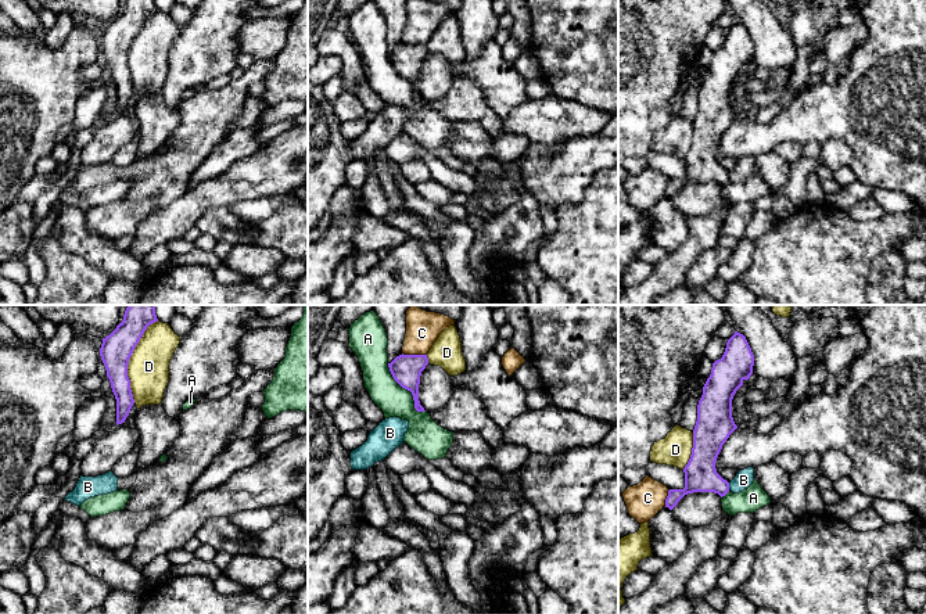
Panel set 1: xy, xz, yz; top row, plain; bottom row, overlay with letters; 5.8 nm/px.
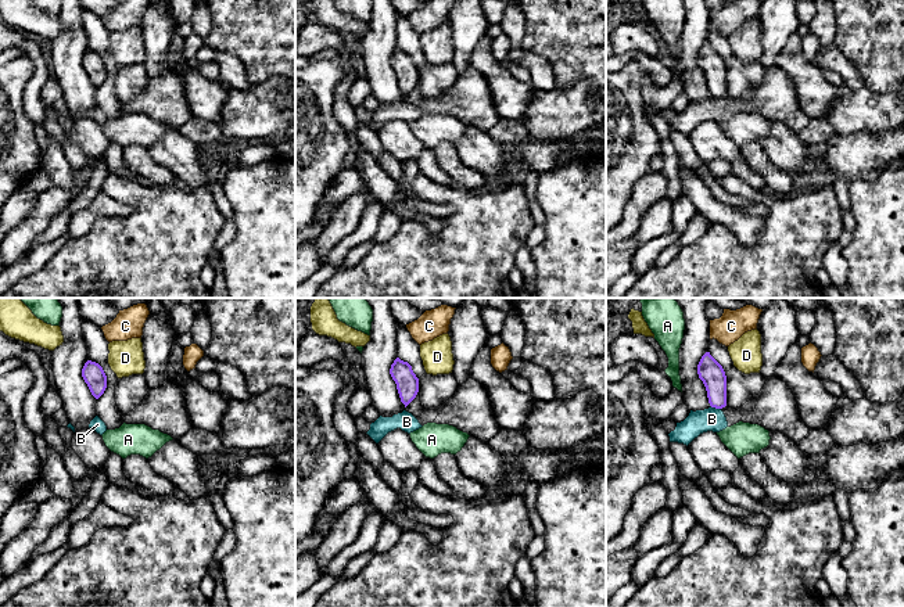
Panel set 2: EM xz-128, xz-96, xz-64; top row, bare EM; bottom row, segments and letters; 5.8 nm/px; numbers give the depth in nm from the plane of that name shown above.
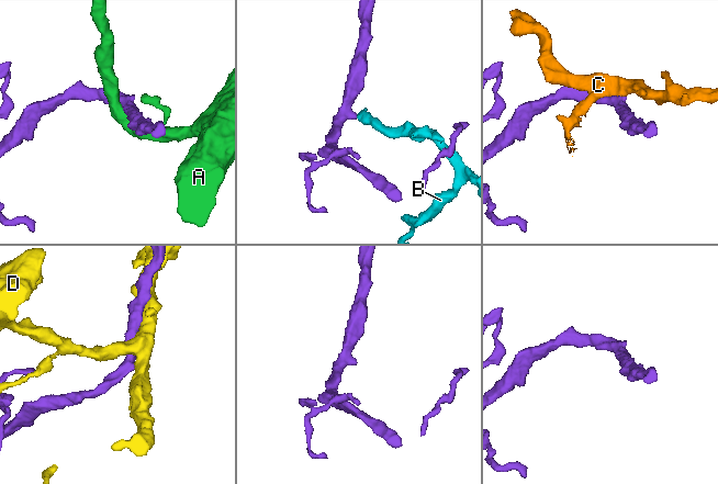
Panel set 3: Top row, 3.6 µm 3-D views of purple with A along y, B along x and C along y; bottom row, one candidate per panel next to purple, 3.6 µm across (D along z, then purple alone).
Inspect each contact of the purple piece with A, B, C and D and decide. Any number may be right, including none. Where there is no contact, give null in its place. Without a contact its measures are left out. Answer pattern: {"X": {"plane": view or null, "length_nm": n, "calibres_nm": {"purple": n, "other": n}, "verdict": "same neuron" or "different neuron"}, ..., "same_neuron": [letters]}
{"A": {"plane": "xz", "length_nm": 360, "calibres_nm": {"purple": 180, "other": 180}, "verdict": "different neuron"}, "B": {"plane": "yz", "length_nm": 50, "calibres_nm": {"purple": 190, "other": 100}, "verdict": "different neuron"}, "C": {"plane": "xz", "length_nm": 140, "calibres_nm": {"purple": 180, "other": 200}, "verdict": "different neuron"}, "D": {"plane": "xy", "length_nm": 500, "calibres_nm": {"purple": 190, "other": 240}, "verdict": "different neuron"}, "same_neuron": []}

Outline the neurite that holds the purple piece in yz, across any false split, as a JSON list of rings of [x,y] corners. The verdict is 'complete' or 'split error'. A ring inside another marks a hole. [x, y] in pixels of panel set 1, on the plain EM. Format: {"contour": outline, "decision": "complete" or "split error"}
{"contour": [[[735,21],[703,76],[692,144],[683,158],[685,177],[668,180],[665,197],[670,200],[688,183],[714,182],[722,187],[729,182],[729,172],[717,162],[715,151],[722,134],[737,118],[732,107],[732,89],[753,64],[753,55],[754,44],[746,26]]], "decision": "complete"}

